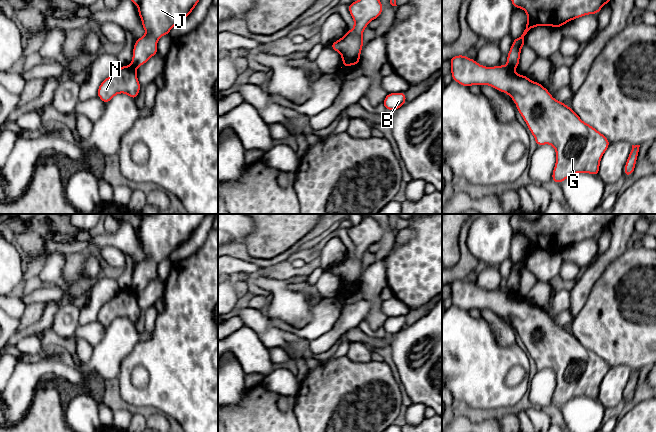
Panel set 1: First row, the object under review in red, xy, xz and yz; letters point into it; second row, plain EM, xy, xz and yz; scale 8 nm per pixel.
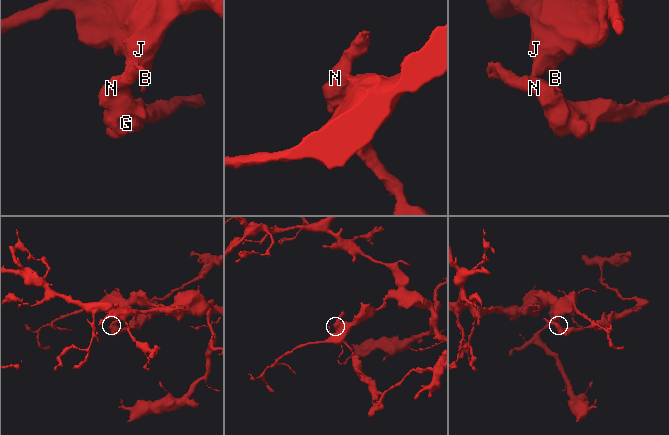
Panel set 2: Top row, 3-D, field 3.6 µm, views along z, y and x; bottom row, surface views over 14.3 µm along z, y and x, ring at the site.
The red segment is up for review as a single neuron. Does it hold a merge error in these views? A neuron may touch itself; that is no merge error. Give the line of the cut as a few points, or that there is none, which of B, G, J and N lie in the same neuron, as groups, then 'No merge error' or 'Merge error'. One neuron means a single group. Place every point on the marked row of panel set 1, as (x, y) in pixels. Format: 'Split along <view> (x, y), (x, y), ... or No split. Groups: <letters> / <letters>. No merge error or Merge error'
Split along yz (506, 65), (512, 68). Groups: B J / G N. Merge error

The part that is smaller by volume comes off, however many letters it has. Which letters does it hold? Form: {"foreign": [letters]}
{"foreign": ["G", "N"]}

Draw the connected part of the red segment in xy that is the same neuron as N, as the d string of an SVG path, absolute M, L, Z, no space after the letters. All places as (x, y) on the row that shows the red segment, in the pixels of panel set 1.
M120 66L120 68L107 77L100 85L97 96L107 104L118 93L129 95L136 99L141 85L137 79L136 68L130 66Z

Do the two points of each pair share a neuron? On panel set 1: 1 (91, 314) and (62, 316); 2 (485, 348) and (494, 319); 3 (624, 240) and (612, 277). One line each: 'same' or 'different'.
1: different
2: different
3: different

